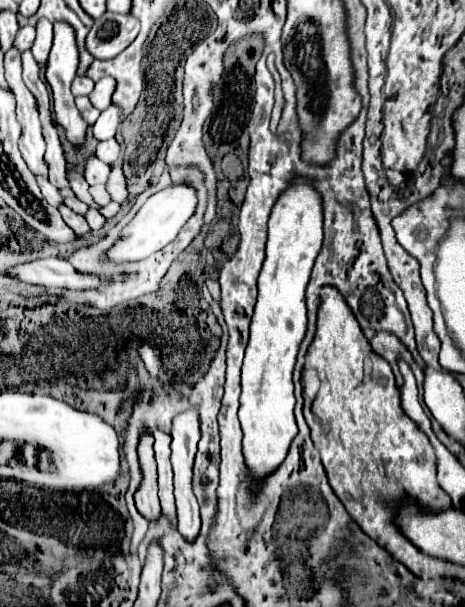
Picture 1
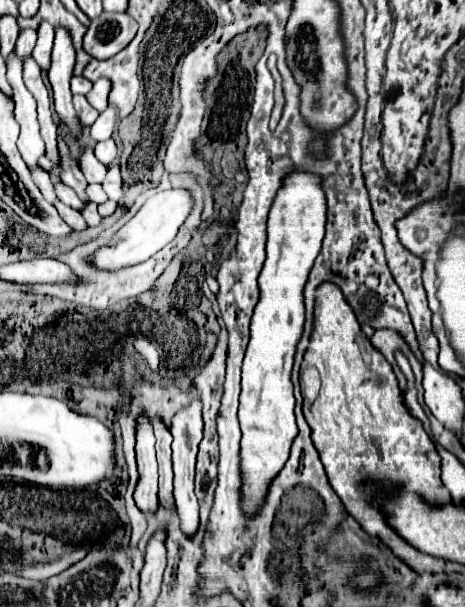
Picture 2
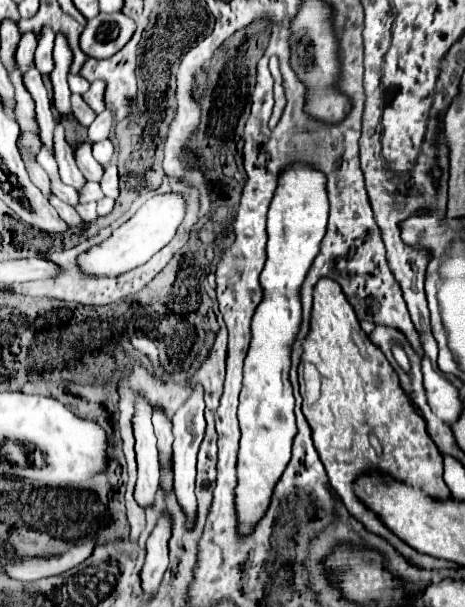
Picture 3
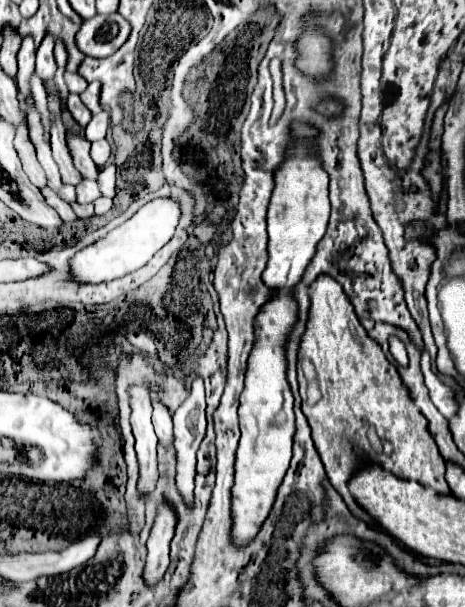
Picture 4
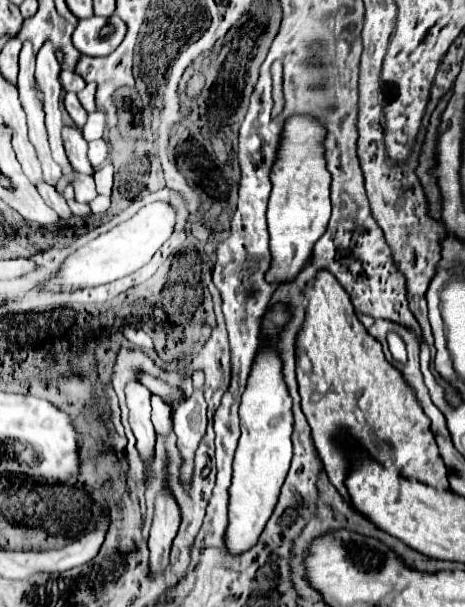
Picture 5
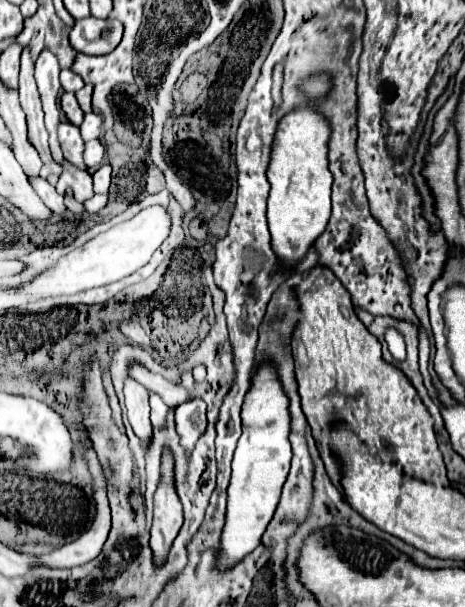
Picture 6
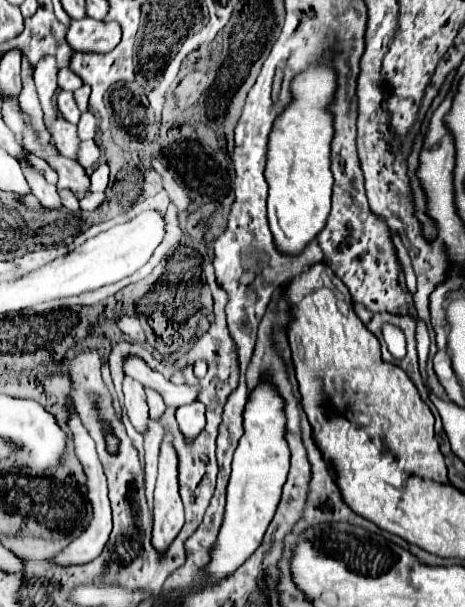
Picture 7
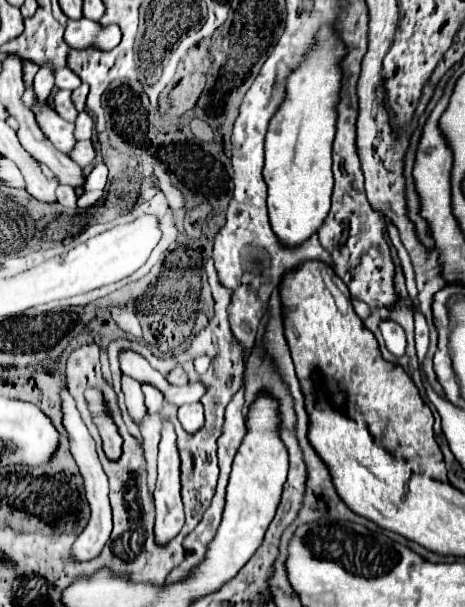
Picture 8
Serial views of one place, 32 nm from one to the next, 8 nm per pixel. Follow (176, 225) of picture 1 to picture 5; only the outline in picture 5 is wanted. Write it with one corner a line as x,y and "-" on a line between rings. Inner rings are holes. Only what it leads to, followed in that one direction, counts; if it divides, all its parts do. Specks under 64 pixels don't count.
152,202
138,210
130,220
118,224
110,232
98,236
96,240
88,242
74,254
66,258
62,264
62,270
58,272
56,280
50,282
52,290
78,290
86,286
100,286
114,282
118,278
124,278
144,264
150,262
150,258
156,254
156,250
172,236
176,224
176,208
172,204
164,202

